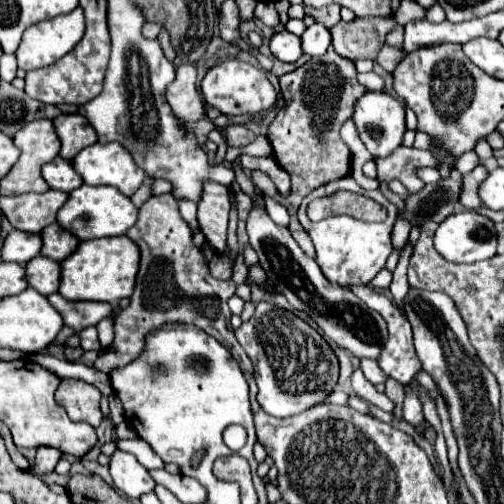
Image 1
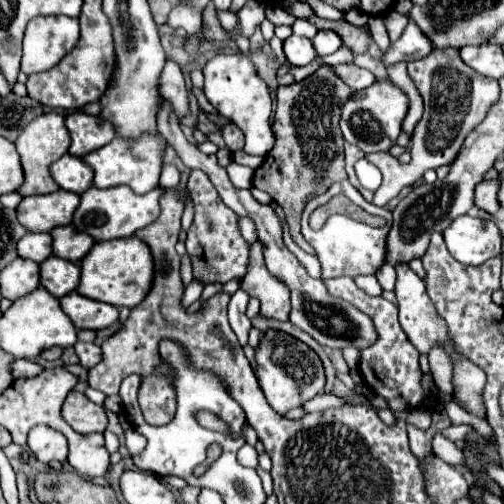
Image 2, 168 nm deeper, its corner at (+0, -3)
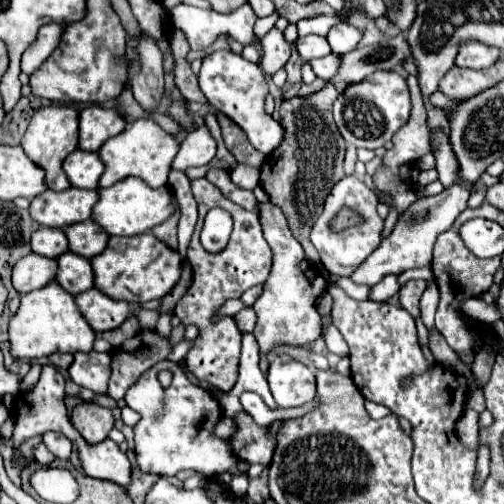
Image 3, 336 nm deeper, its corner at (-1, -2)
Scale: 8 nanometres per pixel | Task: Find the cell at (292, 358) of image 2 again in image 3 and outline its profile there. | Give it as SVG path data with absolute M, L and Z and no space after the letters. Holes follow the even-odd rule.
M276 357L272 363L270 363L270 369L268 369L268 385L270 385L270 391L276 399L276 403L280 407L300 407L308 401L312 401L316 397L316 377L314 377L314 371L310 367L306 367L304 363L292 359L288 363L284 363L280 357Z

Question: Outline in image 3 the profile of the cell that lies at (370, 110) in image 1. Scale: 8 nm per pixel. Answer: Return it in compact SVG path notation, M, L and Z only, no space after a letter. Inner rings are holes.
M376 71L376 75L370 75L360 83L352 83L340 91L338 99L334 101L334 121L346 143L364 149L378 149L384 147L392 135L408 121L410 109L412 105L406 79L398 73Z

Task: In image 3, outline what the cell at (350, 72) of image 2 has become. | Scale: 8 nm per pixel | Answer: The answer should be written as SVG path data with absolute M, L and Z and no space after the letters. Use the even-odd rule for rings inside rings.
M331 53L327 57L324 57L324 59L316 59L314 65L312 65L312 69L314 69L314 73L318 77L322 77L324 81L328 81L328 79L332 79L338 73L341 64L340 61L340 55Z

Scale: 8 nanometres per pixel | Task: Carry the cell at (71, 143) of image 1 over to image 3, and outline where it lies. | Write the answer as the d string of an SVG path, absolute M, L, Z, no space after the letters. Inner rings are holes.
M90 105L80 111L80 143L82 151L98 151L104 141L118 135L126 127L126 121L116 109L104 109Z

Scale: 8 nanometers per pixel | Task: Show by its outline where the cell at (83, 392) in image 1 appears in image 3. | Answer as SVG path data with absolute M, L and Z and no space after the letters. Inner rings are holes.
M80 403L72 409L72 425L88 443L100 443L114 427L112 411L96 403Z

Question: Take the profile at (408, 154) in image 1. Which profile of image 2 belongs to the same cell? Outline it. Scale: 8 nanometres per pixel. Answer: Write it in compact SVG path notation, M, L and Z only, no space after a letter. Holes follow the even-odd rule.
M455 48L433 50L429 56L411 62L409 76L413 78L417 90L421 92L425 100L425 114L421 122L417 124L415 134L411 138L411 146L409 146L411 162L409 164L399 164L397 158L393 158L387 152L365 154L365 160L375 164L383 174L383 184L377 188L375 198L373 198L375 206L385 206L389 202L389 196L397 196L401 188L413 186L415 180L421 178L429 168L451 164L459 148L463 146L467 132L471 132L479 124L479 120L485 118L487 108L499 98L497 80L479 76L479 72L463 64Z

